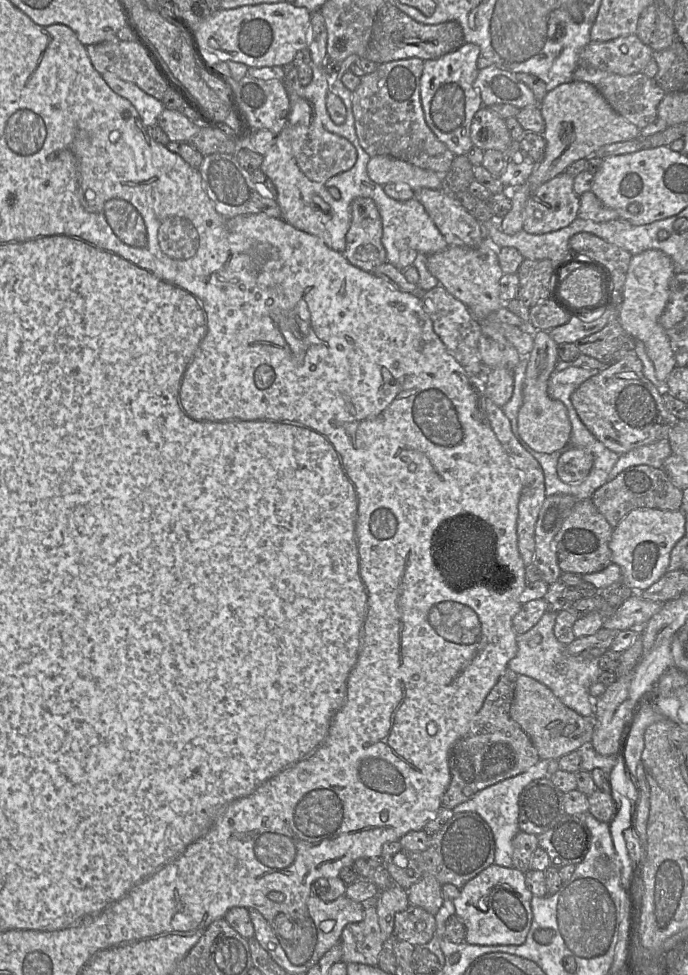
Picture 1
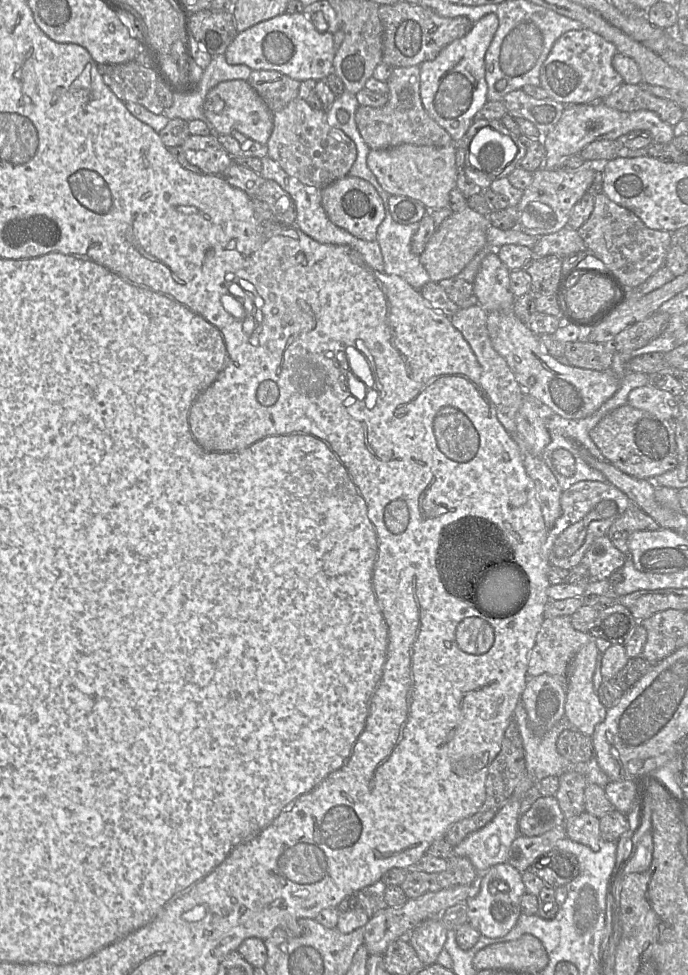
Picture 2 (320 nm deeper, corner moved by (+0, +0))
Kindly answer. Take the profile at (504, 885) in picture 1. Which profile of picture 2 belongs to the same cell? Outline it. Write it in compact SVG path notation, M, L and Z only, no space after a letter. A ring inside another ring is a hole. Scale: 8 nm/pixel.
M507 862L491 866L487 871L479 873L479 890L475 896L466 901L468 923L486 937L495 938L506 935L521 914L520 899L525 893L522 873L516 868ZM494 880L507 883L508 891L495 887Z

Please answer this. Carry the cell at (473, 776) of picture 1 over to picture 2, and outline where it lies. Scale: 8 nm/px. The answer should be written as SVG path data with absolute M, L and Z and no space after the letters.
M512 719L505 730L501 750L489 767L486 778L486 799L480 810L474 815L452 824L443 837L452 847L457 846L469 834L478 831L493 820L503 807L519 782L526 776L525 750L518 724Z

